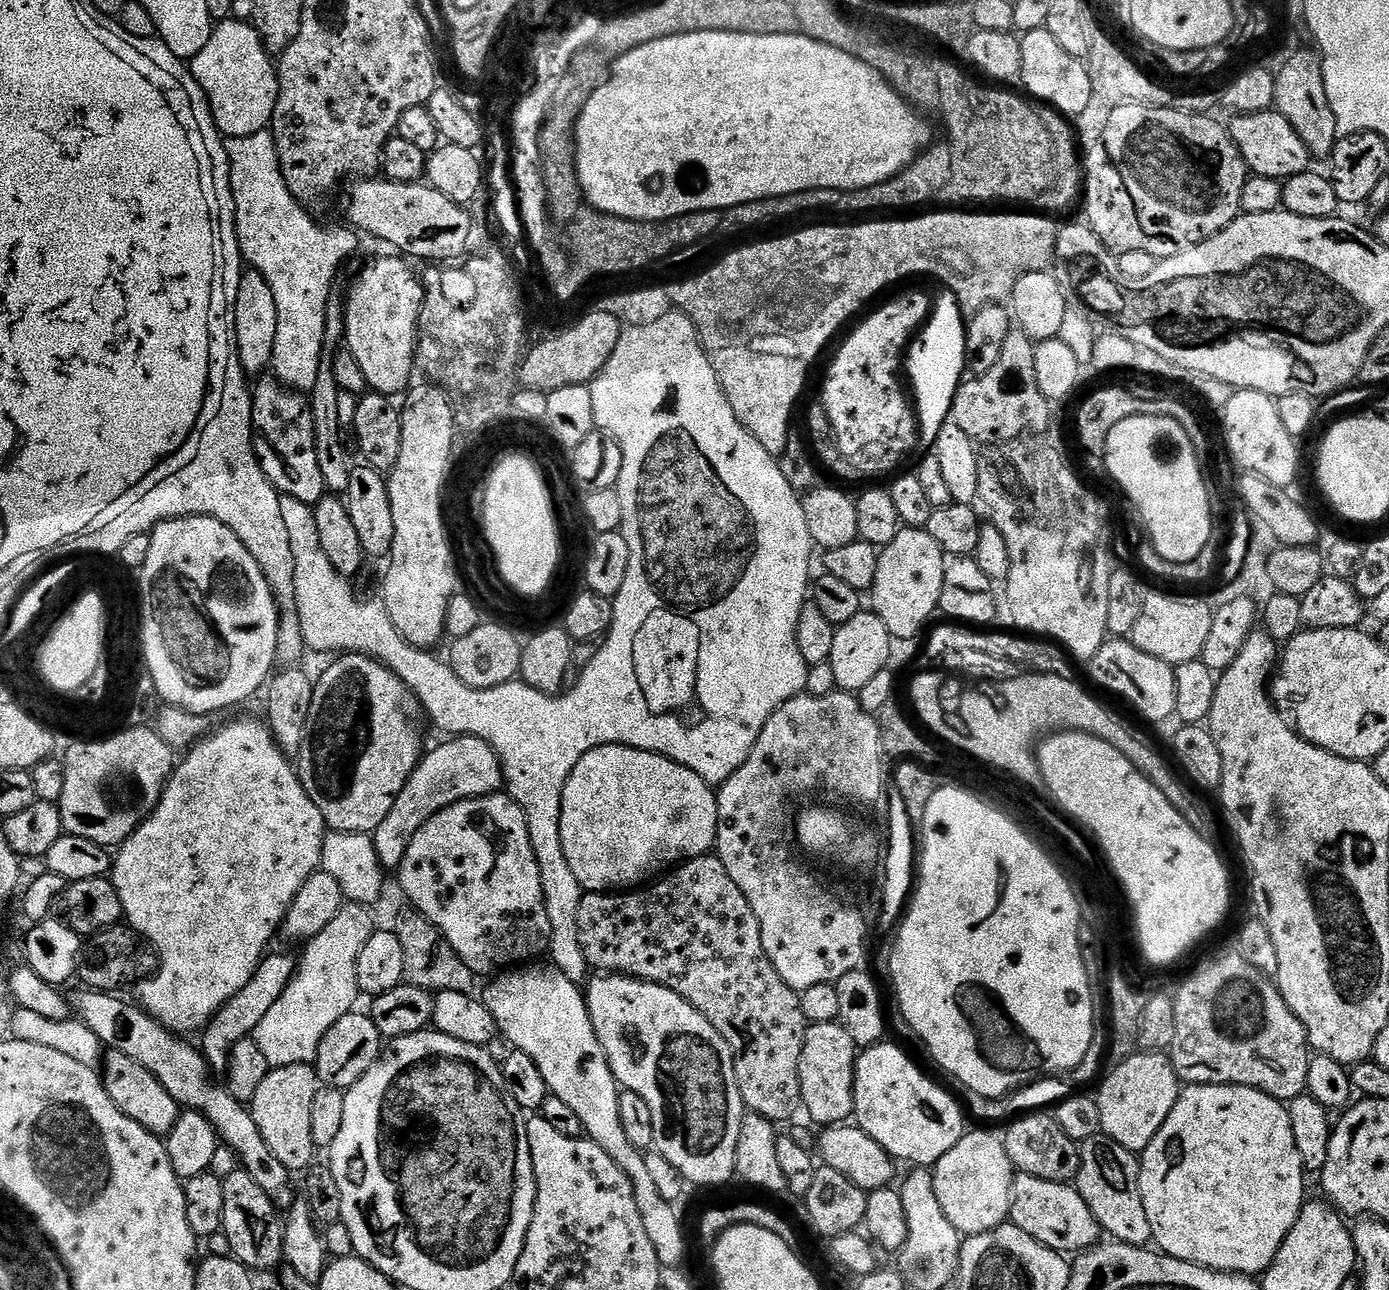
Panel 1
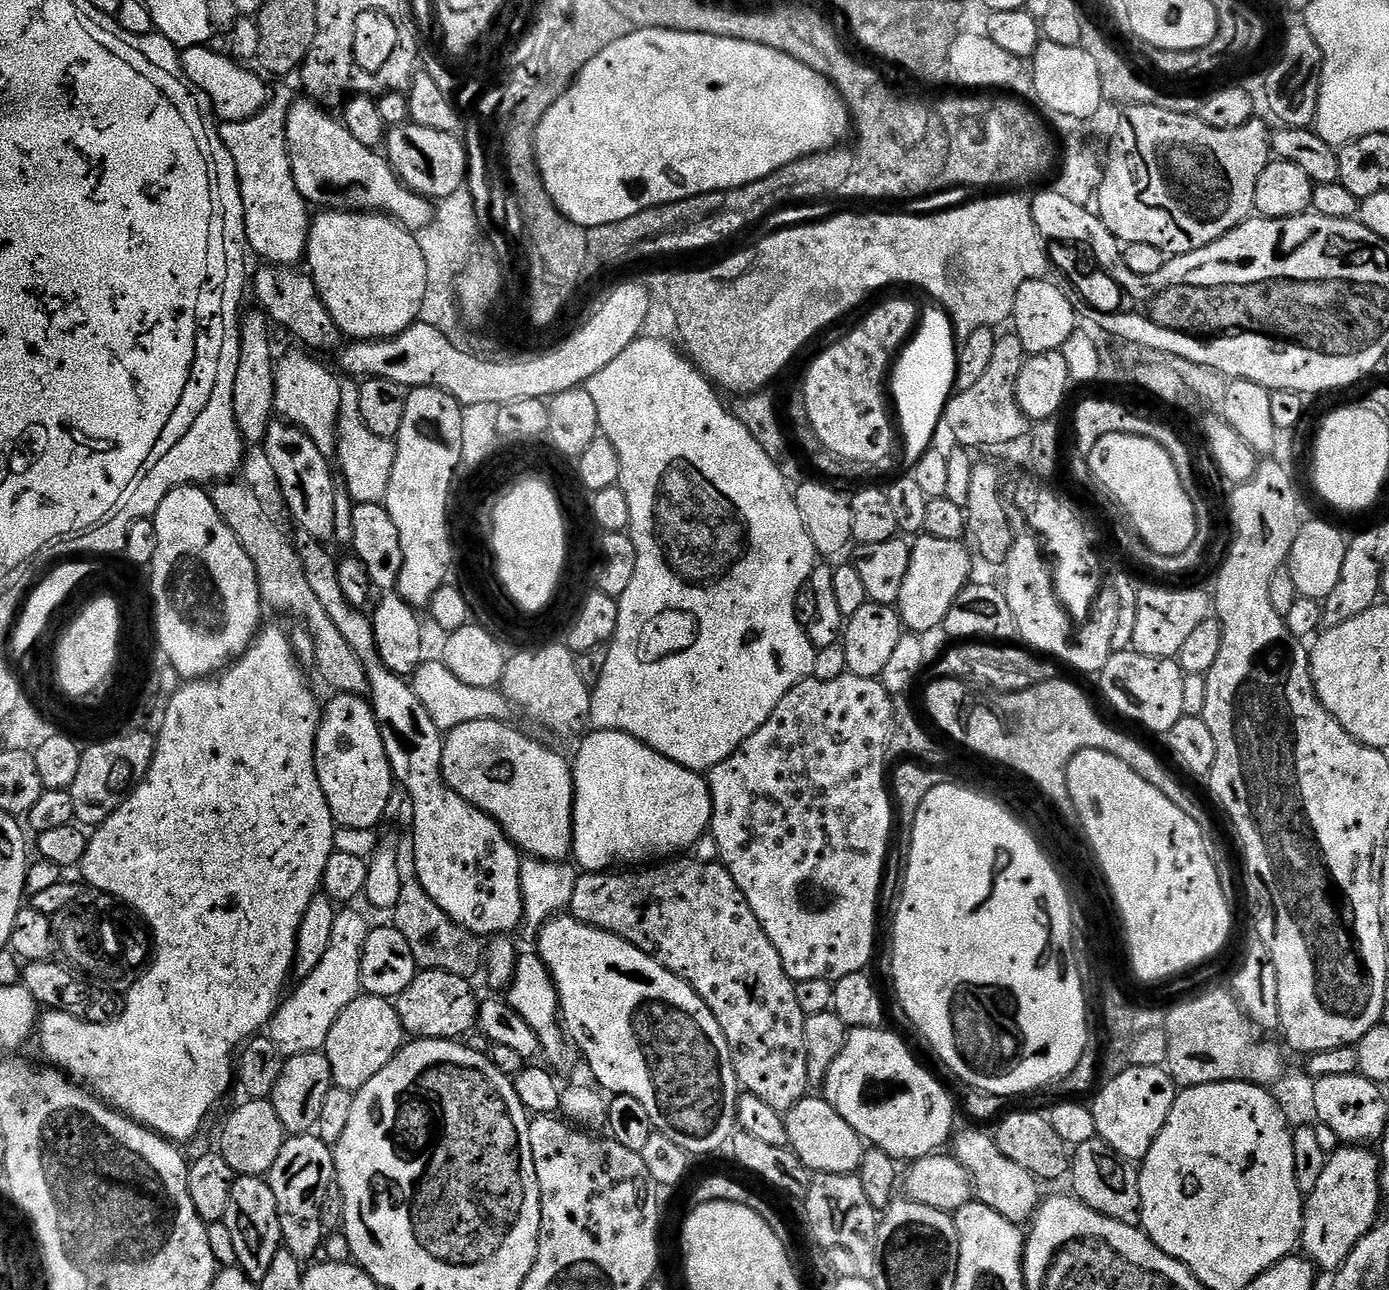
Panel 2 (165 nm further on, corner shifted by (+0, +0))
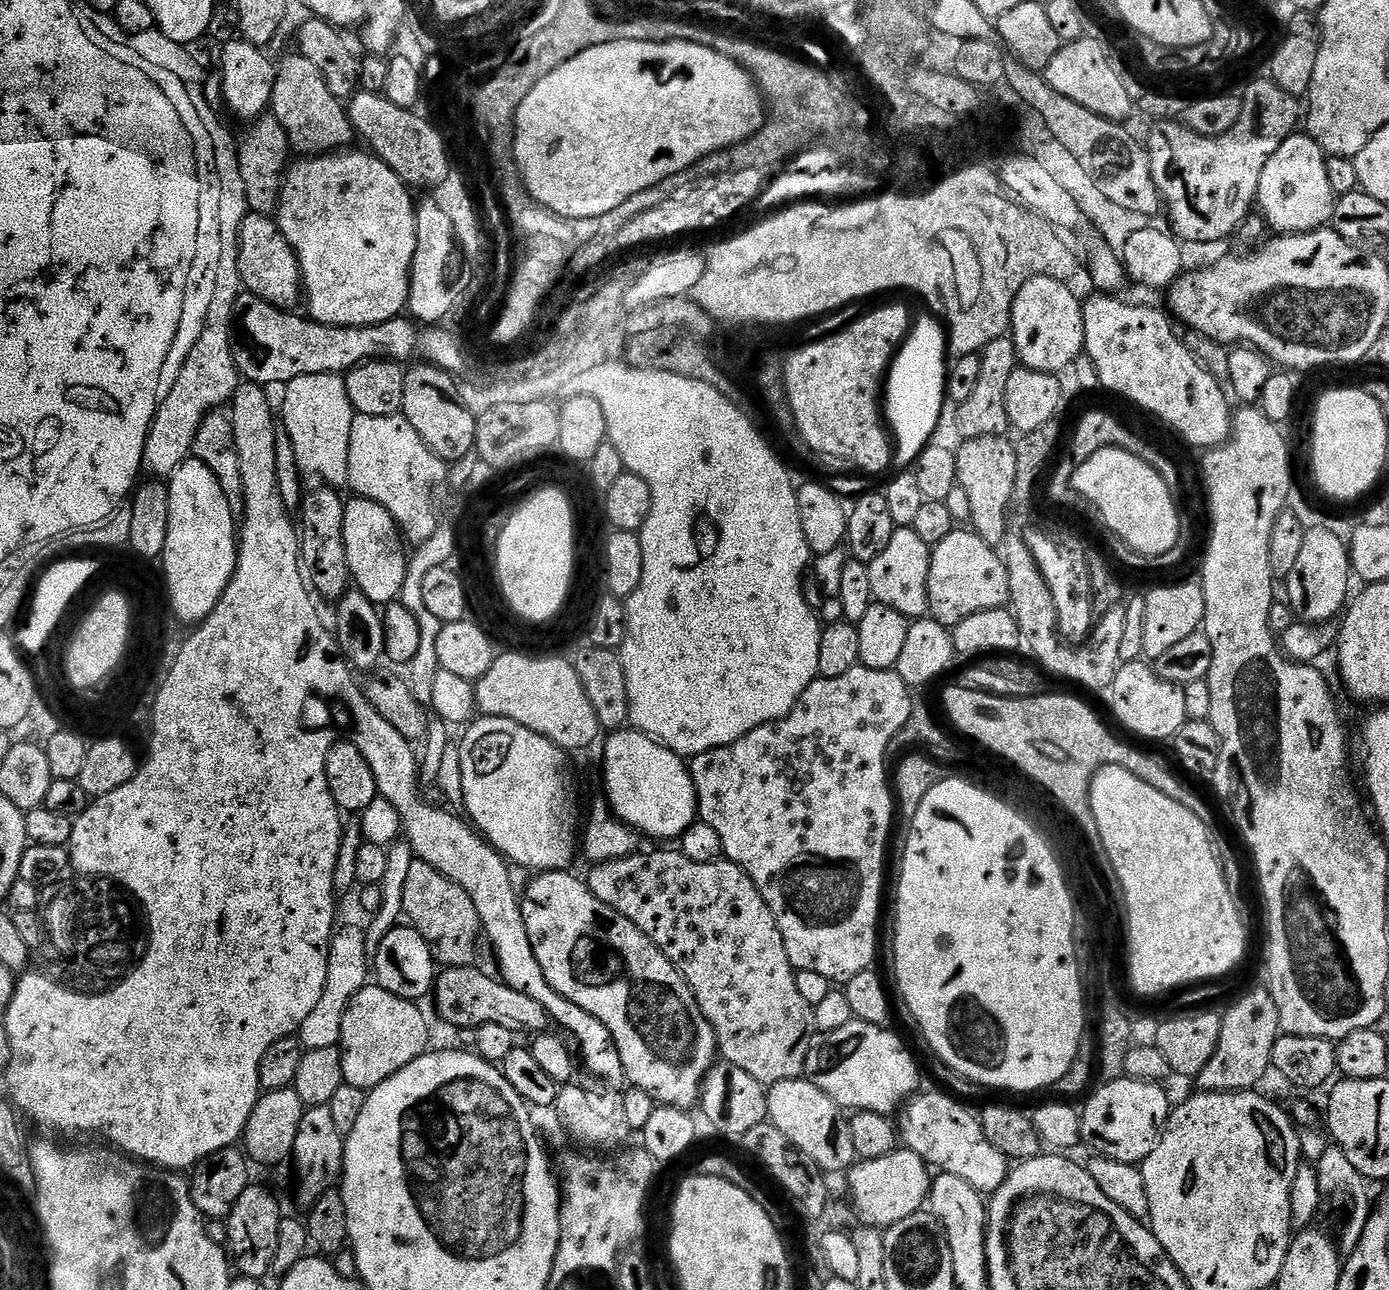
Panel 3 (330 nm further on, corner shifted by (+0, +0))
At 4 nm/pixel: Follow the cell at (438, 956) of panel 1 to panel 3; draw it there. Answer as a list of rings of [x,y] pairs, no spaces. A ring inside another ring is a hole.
[[[419,862],[411,865],[402,890],[401,913],[412,931],[418,933],[424,945],[432,951],[437,965],[466,968],[473,963],[476,935],[479,937],[482,932],[474,902],[428,865]]]

